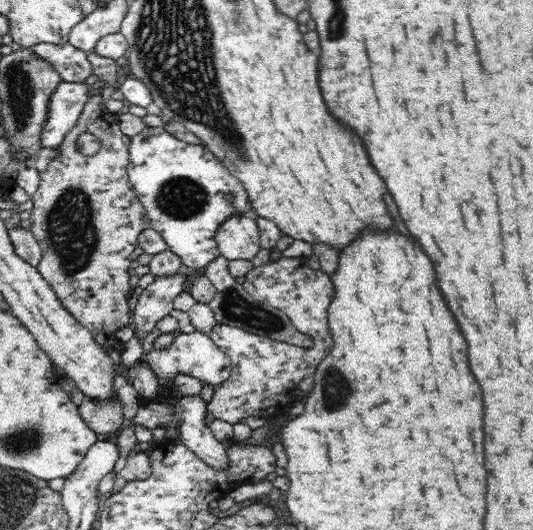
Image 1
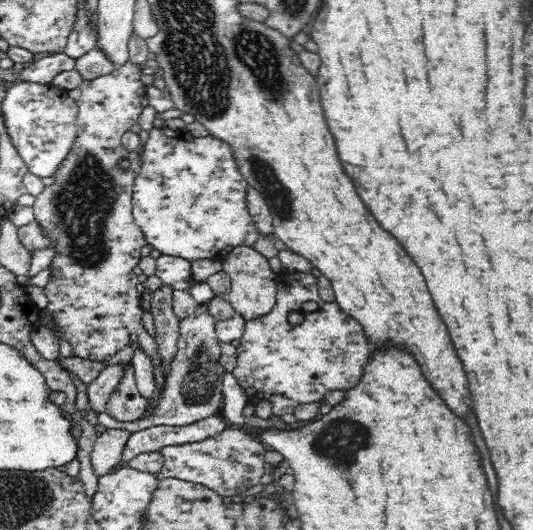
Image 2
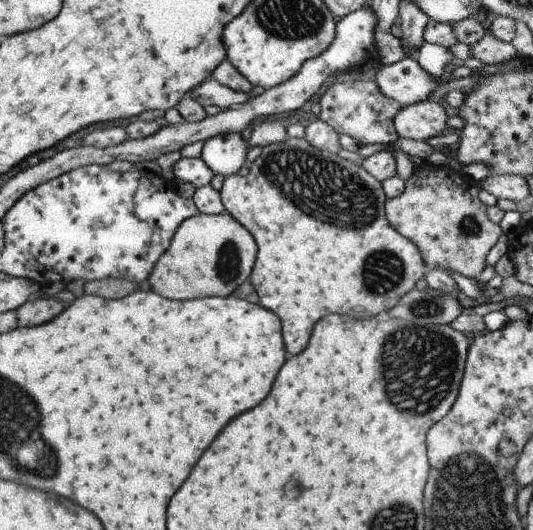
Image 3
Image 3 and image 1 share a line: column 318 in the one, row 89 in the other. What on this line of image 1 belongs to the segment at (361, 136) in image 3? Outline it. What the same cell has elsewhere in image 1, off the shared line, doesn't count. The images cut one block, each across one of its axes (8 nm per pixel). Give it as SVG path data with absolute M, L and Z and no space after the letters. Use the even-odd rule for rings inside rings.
M93 50L87 53L87 57L92 67L92 75L97 76L97 81L103 82L103 86L100 86L101 92L86 101L82 114L77 120L78 124L68 131L57 148L58 157L50 160L46 170L39 172L40 182L38 190L31 196L32 209L28 219L29 231L32 232L43 252L37 266L38 272L54 289L62 306L83 327L94 334L95 340L109 356L112 351L120 352L123 347L123 343L116 338L116 330L124 326L132 327L133 324L133 311L128 305L128 299L133 290L130 286L131 275L128 273L133 261L130 256L139 246L138 237L144 230L151 228L151 220L147 217L145 208L139 201L127 175L131 138L119 128L120 114L110 113L102 99L104 87L112 87L112 91L118 89L119 84L116 81L118 65L115 60L100 57ZM82 132L91 132L100 138L102 149L95 156L84 156L78 152L76 138Z

